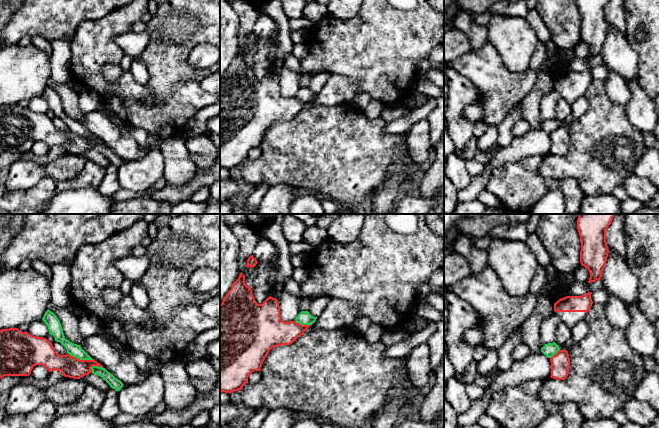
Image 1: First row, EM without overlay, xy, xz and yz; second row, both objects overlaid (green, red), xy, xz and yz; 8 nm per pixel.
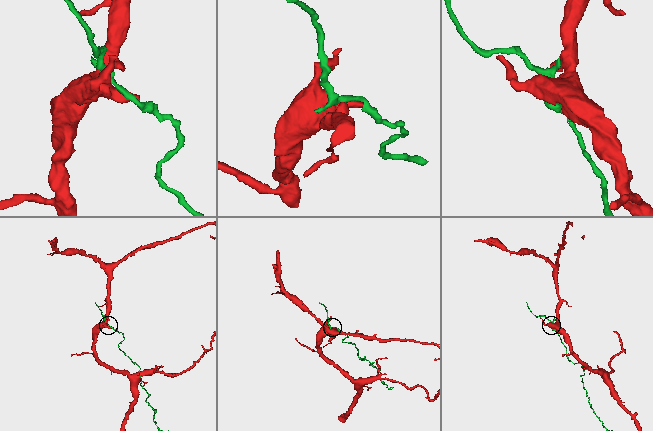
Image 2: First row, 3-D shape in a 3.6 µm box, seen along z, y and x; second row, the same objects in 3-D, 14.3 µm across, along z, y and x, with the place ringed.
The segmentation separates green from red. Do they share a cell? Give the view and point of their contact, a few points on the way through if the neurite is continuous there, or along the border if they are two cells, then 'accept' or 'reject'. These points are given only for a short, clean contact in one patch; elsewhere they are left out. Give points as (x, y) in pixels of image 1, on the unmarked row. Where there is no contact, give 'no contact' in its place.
meets green in xy at (81, 135); border along xy (68, 129), (80, 135), (93, 136); reject

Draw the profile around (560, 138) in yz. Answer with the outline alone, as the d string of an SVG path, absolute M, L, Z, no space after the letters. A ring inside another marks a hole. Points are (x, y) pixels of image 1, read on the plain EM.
M559 126L550 134L551 138L551 154L565 156L569 150L570 134L568 128Z

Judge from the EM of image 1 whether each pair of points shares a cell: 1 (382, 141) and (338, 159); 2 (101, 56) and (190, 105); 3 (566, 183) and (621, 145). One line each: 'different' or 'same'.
1: same
2: same
3: different

